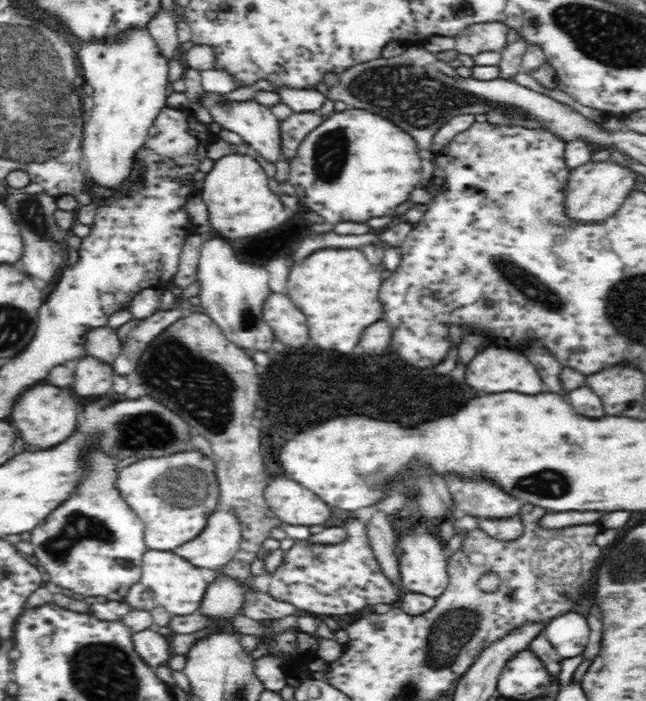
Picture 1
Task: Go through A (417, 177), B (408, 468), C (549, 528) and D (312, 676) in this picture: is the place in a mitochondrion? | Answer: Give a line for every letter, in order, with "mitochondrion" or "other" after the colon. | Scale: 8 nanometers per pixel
A: other
B: mitochondrion
C: other
D: other

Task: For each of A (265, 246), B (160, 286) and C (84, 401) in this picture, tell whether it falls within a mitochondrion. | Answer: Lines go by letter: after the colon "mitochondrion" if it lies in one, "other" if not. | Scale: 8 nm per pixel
A: mitochondrion
B: other
C: other

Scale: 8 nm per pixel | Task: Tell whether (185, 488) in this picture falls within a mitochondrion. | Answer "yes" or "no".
yes

